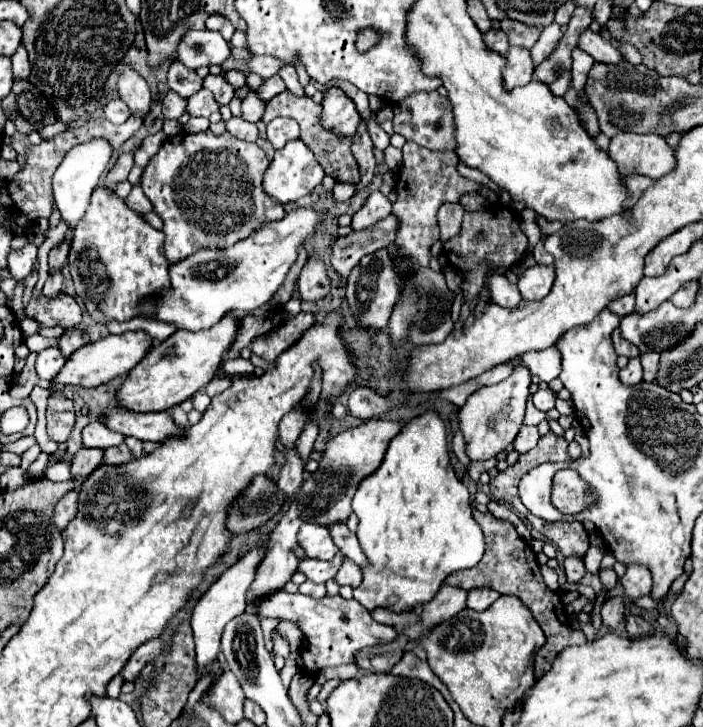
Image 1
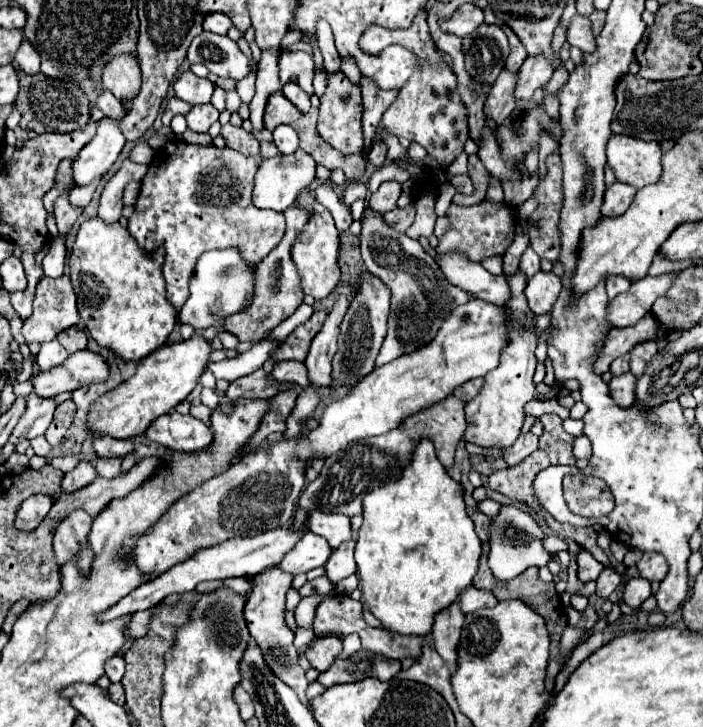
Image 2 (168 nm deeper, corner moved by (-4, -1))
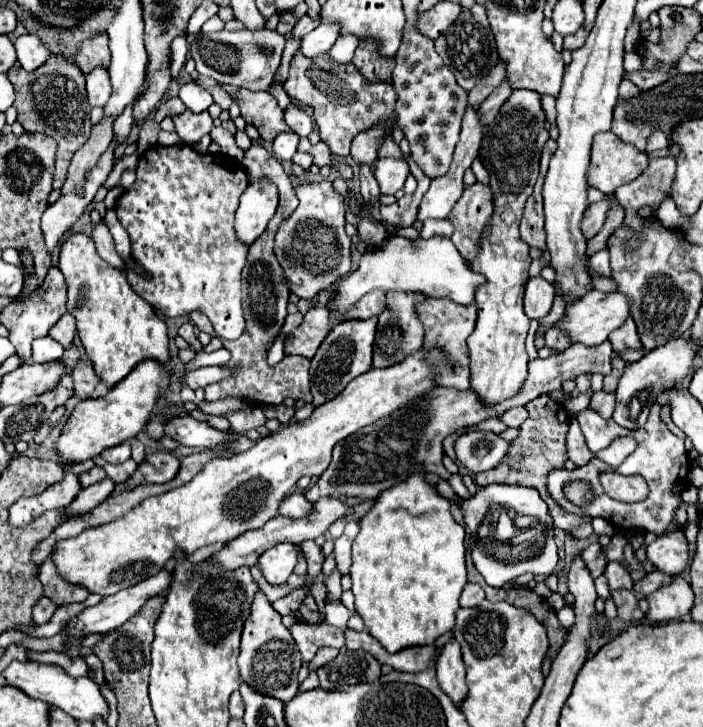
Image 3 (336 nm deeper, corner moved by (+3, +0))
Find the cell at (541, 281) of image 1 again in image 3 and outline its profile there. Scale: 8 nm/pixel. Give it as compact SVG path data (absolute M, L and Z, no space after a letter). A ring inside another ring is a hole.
M531 277L525 285L525 313L529 319L541 319L549 313L555 299L555 289L543 277Z

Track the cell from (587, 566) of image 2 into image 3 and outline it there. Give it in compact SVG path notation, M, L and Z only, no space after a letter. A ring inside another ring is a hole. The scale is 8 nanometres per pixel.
M589 545L589 547L581 553L581 559L585 561L585 565L587 565L587 569L589 569L589 573L591 573L593 579L597 579L597 577L603 573L605 565L607 565L607 561L605 561L603 555L601 555L601 545Z

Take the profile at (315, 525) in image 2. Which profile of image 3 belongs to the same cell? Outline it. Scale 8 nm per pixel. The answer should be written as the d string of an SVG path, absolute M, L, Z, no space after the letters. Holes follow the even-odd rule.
M293 493L281 501L279 513L285 517L291 517L291 519L301 519L301 517L307 517L313 513L313 503L309 503L303 493Z

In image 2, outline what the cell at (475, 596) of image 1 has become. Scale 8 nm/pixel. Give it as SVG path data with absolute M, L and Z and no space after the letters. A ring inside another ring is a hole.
M470 586L470 588L466 588L462 592L458 604L460 604L460 610L464 614L468 614L468 612L474 612L474 610L480 610L480 608L492 608L492 606L498 604L498 600L496 600L496 596L492 592L478 590L478 588Z

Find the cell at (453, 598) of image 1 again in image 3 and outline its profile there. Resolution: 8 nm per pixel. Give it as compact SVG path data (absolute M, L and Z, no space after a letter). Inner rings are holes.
M449 639L437 657L437 681L441 689L459 707L459 699L465 699L465 667L461 661L461 649L455 639Z

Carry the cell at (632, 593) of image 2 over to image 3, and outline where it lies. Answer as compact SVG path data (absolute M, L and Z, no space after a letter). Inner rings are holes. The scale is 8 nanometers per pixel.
M653 571L653 573L647 573L641 581L637 581L633 585L633 591L635 593L641 593L643 597L647 597L649 593L657 591L661 585L667 585L671 581L671 575L665 575L661 571Z

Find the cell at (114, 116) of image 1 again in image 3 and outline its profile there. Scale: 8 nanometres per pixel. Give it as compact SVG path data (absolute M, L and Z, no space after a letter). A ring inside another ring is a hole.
M97 67L87 77L87 99L91 107L105 107L111 95L111 83L109 73L103 67Z

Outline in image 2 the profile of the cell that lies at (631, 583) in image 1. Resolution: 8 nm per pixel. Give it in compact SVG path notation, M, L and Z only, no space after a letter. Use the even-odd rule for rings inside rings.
M644 552L642 560L638 562L638 572L650 582L664 580L664 576L668 574L668 562L658 552Z

